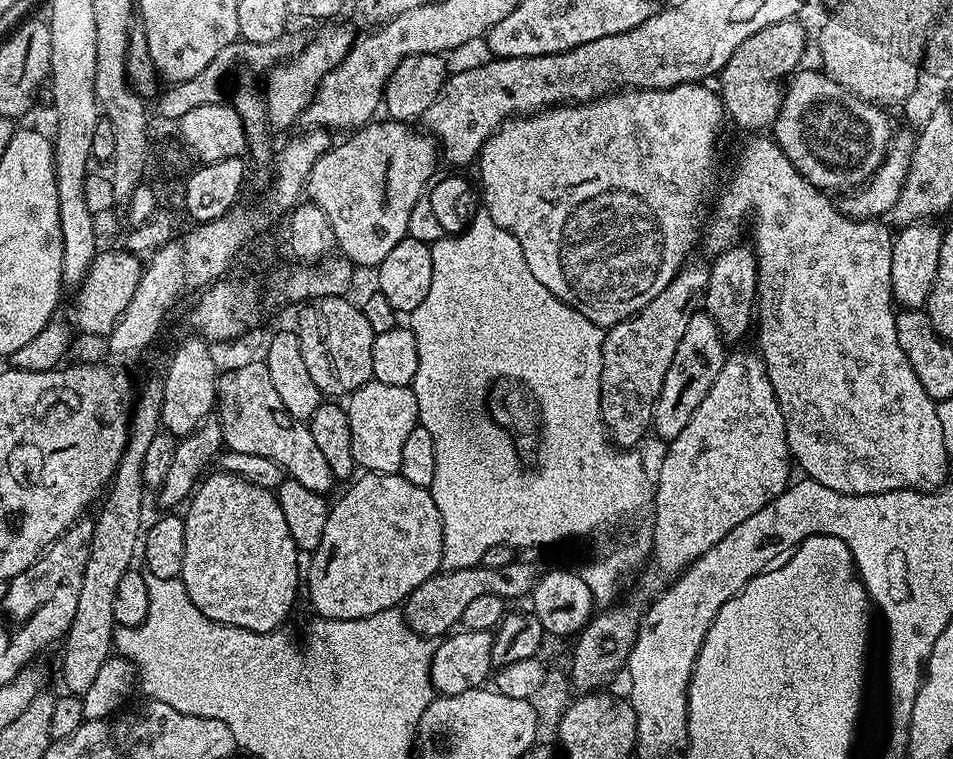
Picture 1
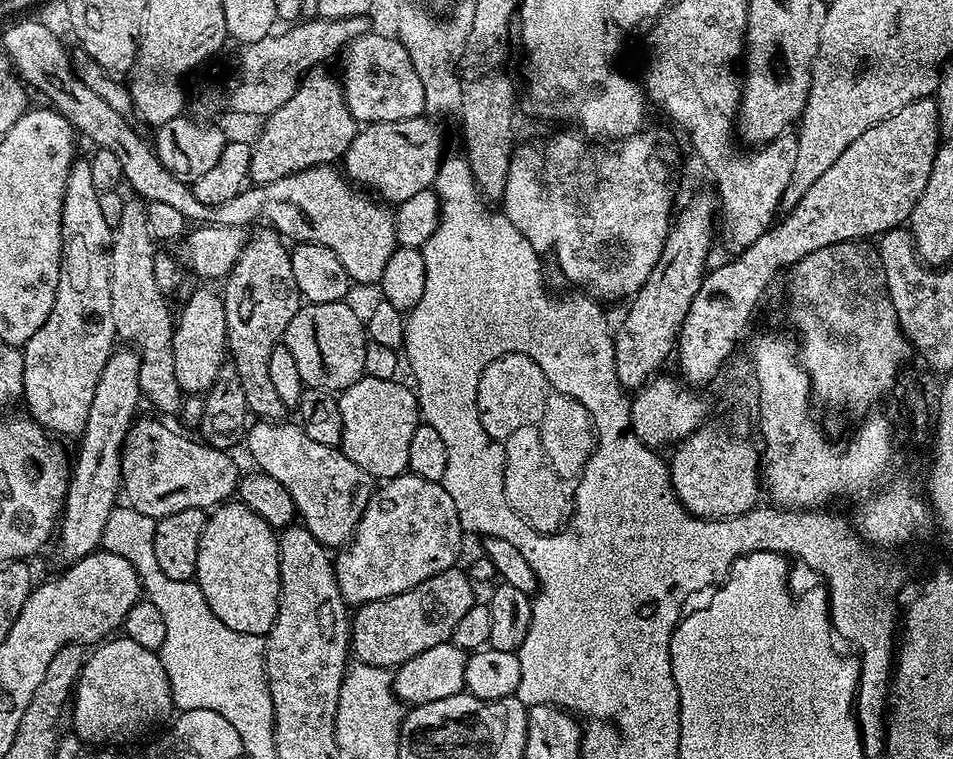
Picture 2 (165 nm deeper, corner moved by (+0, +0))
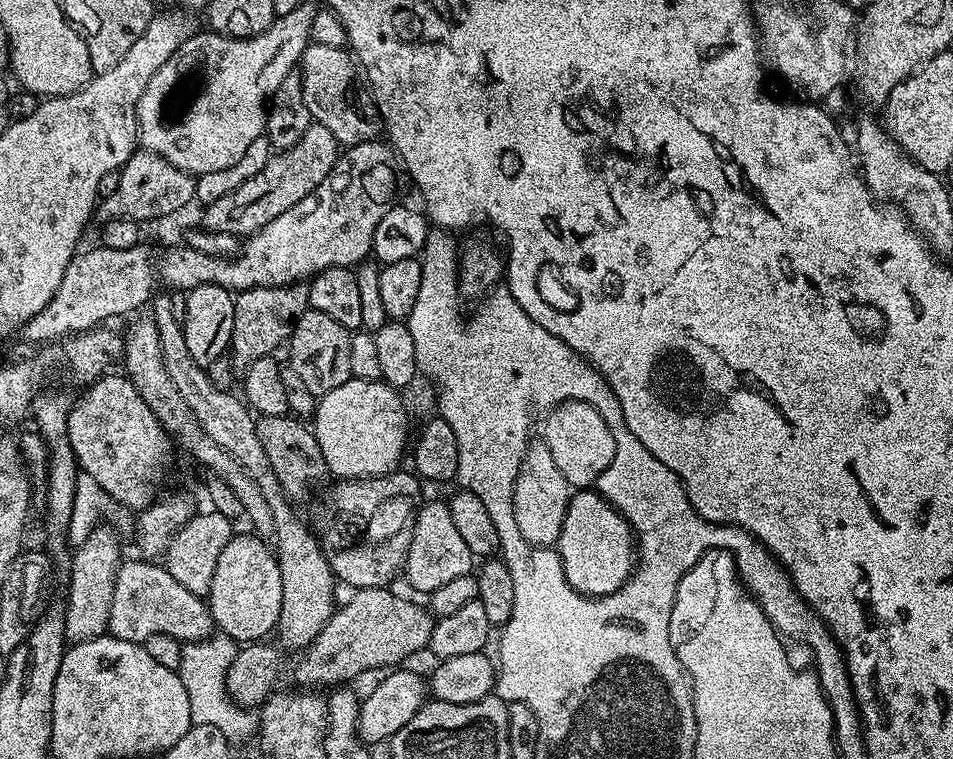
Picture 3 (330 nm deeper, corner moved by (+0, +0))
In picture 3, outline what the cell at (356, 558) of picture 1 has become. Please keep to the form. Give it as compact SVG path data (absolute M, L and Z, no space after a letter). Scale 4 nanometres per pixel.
M425 503L416 513L416 533L412 536L412 544L408 548L406 576L408 584L423 594L431 594L438 586L446 586L453 578L469 575L474 568L474 557L470 546L458 535L454 521L450 518L447 503Z

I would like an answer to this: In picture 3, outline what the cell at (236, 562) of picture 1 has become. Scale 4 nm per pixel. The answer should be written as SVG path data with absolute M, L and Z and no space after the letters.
M234 534L230 542L226 542L218 557L218 567L214 569L214 582L210 586L206 603L212 614L212 623L223 635L229 636L237 642L260 642L265 639L268 631L275 629L280 623L280 611L282 610L282 574L280 564L276 560L276 553L268 548L263 539L255 534L240 536Z

